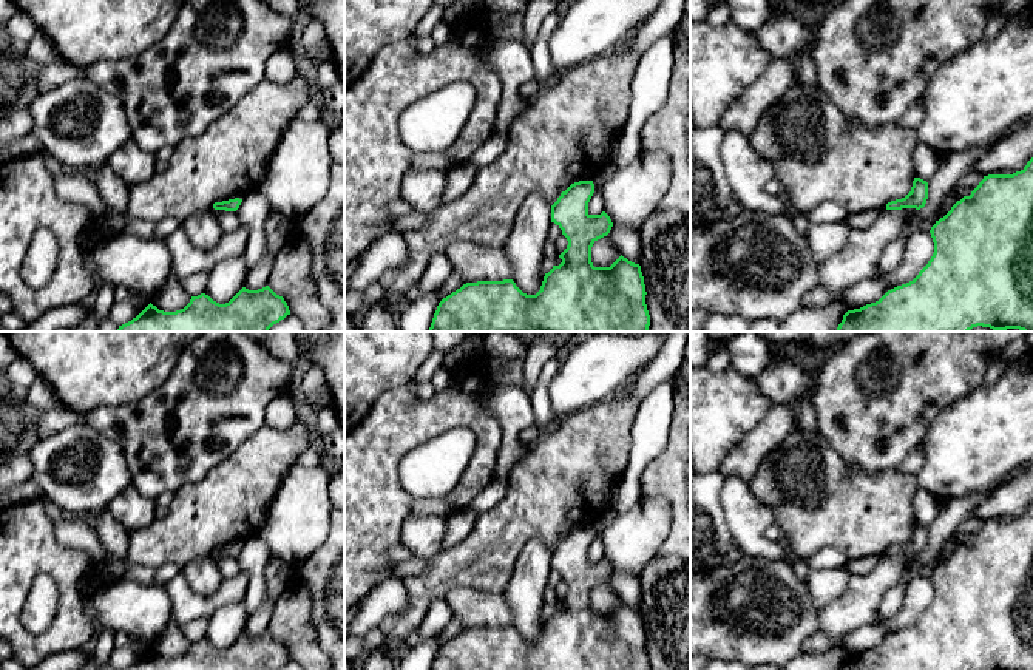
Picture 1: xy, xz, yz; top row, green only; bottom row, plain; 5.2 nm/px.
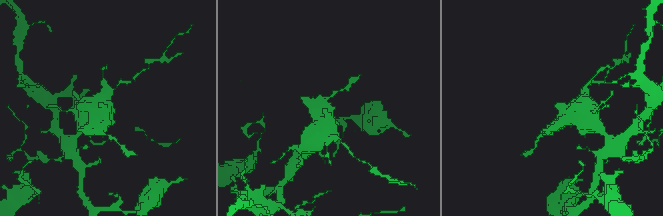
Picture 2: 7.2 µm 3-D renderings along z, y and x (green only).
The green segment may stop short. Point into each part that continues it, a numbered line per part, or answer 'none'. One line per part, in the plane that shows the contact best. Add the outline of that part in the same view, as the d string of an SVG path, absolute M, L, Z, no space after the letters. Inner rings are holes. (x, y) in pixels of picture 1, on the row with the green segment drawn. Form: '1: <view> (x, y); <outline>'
none

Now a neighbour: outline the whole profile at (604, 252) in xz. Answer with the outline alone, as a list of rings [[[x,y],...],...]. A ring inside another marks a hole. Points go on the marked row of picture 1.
[[[611,230],[607,236],[594,241],[591,247],[591,262],[594,267],[610,267],[618,258],[621,252],[611,238]]]

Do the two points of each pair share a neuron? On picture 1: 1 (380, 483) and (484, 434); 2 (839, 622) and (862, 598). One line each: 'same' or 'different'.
1: same
2: same

